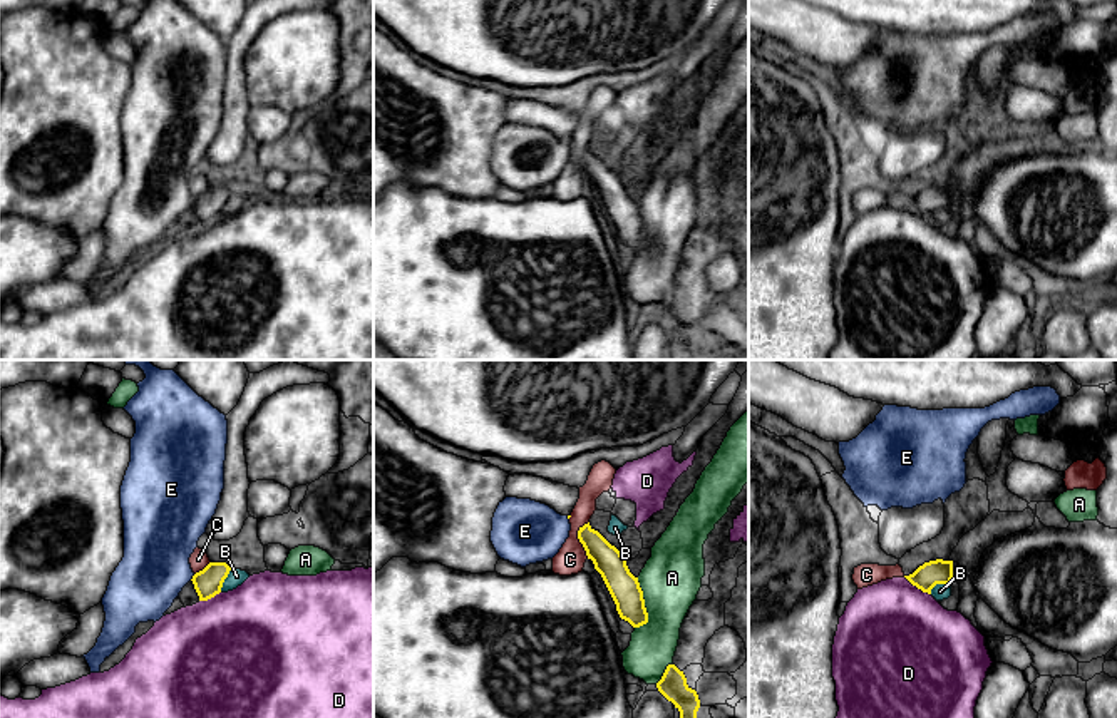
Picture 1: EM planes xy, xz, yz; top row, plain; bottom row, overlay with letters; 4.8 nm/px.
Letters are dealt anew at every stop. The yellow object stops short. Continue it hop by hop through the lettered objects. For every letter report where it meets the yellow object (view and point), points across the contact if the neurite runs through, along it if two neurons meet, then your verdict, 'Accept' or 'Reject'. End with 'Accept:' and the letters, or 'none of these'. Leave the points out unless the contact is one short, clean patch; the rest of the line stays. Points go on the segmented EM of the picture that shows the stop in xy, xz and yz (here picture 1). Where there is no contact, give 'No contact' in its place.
A: Touches yellow at xz (643, 606). Reject
B: Touches yellow at xy (223, 581). Boundary: xy (231, 569), (220, 591). Reject
C: Touches yellow at xz (578, 538). Boundary: xz (588, 521), (578, 531), (578, 541), (588, 558). Reject
D: Touches yellow at yz (918, 588). Reject
E: Touches yellow at xy (193, 578). Reject
Accept: none of these

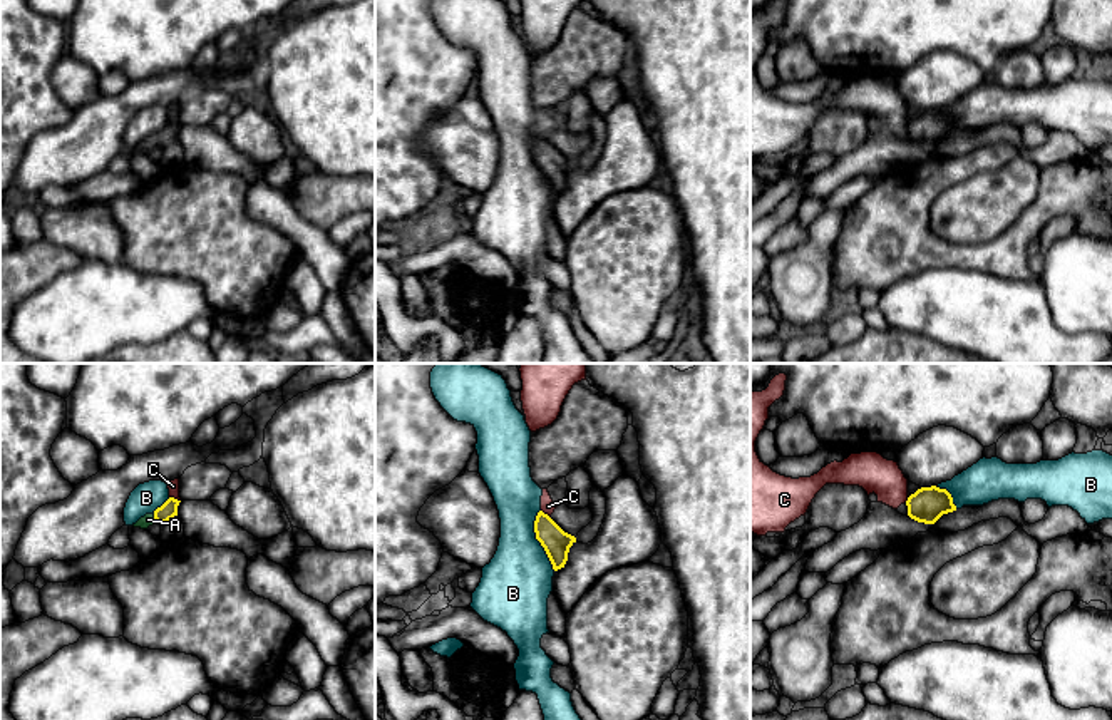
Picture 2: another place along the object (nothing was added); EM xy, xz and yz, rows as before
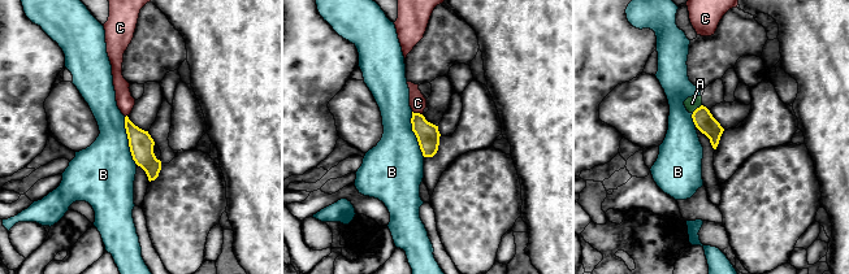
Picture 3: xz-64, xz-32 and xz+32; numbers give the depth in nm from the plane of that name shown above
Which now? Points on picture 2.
A: Touches yellow at xy (154, 518). Path across: xy (169, 508), (154, 518), (148, 519). Accept
B: Touches yellow at xz (536, 538). Reject
C: Touches yellow at xy (173, 498). Boundary: xy (169, 496), (180, 501). Reject
Accept: A

